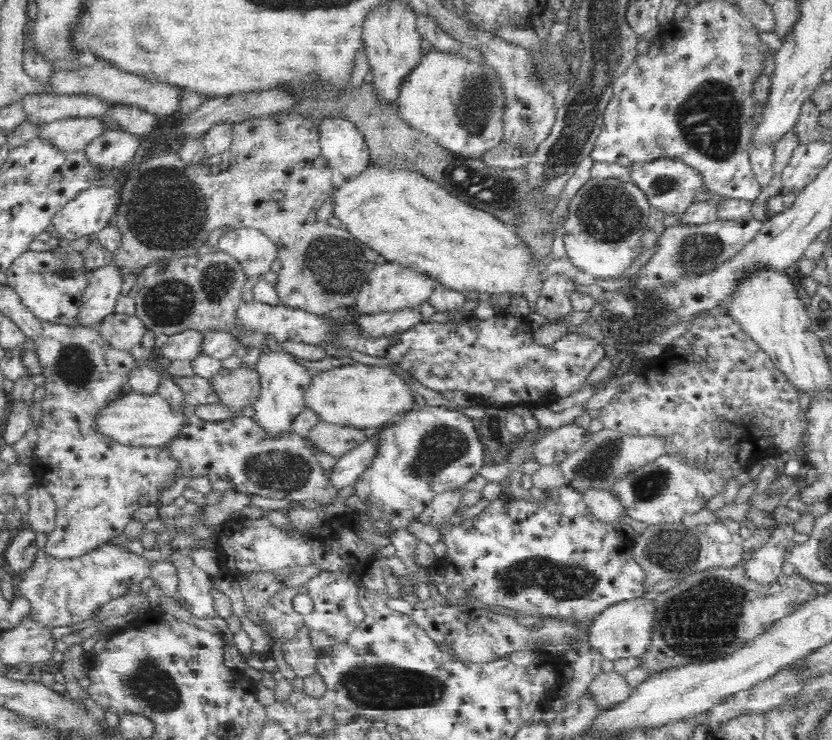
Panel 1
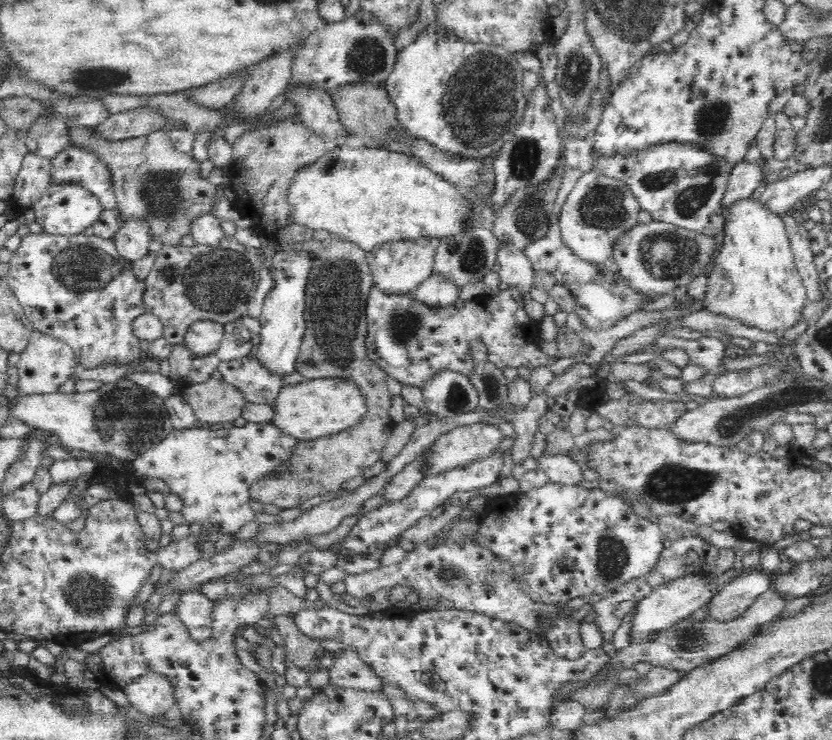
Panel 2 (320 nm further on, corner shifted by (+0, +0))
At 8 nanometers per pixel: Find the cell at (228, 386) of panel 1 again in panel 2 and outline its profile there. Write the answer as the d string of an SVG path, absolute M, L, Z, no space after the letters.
M212 377L201 383L189 383L179 393L203 425L233 422L242 417L242 410L249 403L238 387Z

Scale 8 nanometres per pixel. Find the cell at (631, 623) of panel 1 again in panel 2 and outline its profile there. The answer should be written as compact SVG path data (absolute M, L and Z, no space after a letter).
M690 574L684 578L671 580L651 590L650 594L635 603L631 614L630 643L644 644L646 639L652 638L658 631L665 631L666 628L673 627L677 622L686 619L696 610L708 604L714 596L713 583L708 577L708 575Z

